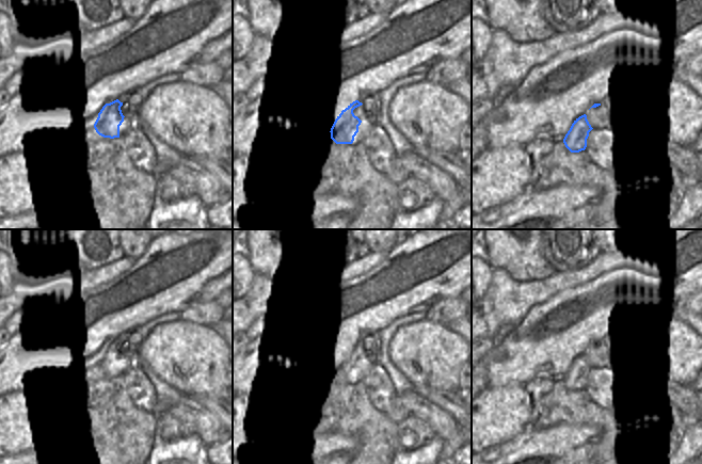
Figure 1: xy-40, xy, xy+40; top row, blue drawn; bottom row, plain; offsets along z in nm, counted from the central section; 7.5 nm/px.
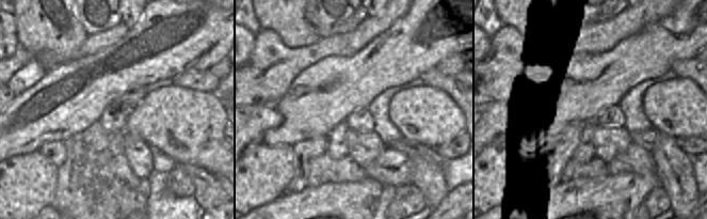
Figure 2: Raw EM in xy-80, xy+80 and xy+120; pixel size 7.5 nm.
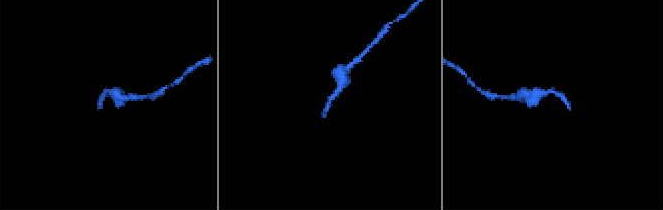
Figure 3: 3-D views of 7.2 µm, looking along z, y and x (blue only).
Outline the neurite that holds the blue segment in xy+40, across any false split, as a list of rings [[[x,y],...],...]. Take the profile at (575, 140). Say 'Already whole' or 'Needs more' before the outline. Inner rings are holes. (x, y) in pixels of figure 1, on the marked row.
Already whole. [[[586,114],[576,118],[563,139],[565,147],[571,153],[579,153],[585,150],[587,147],[589,132],[592,129],[593,128],[589,124]]]

